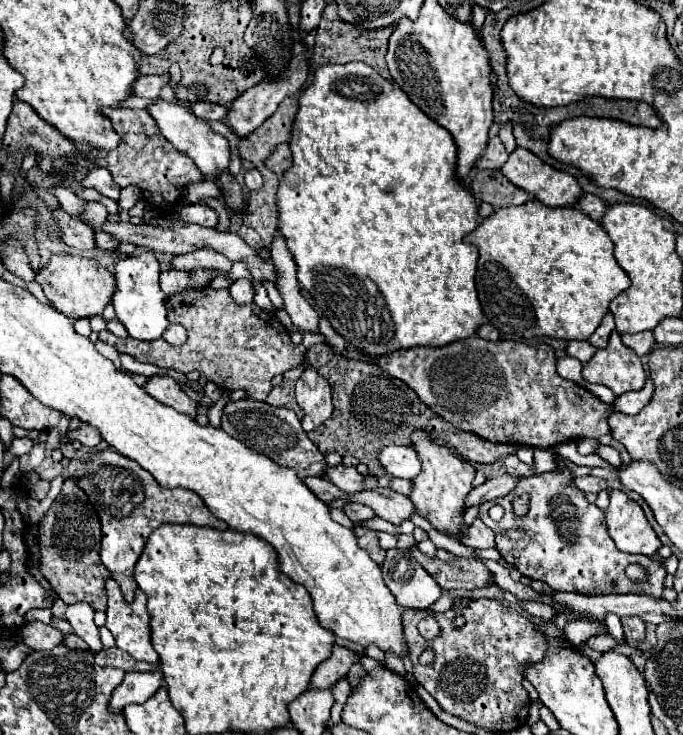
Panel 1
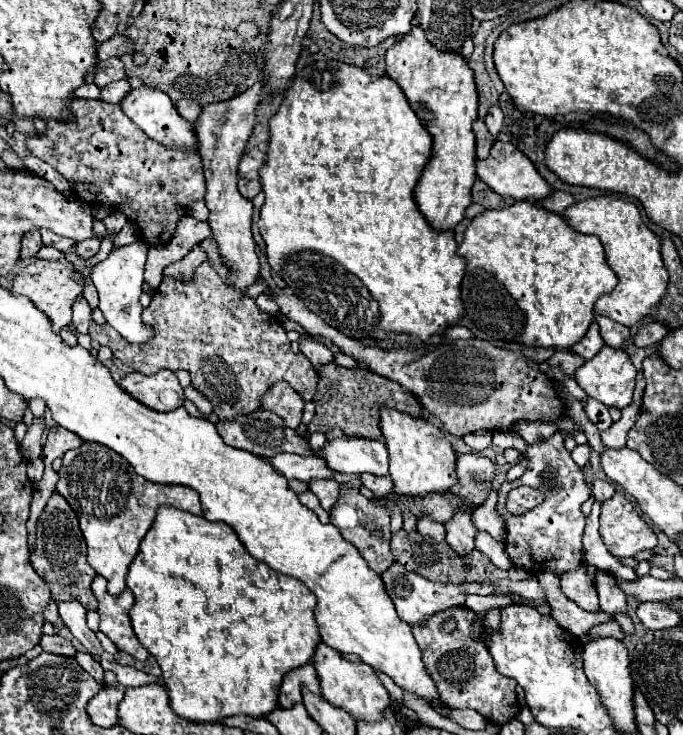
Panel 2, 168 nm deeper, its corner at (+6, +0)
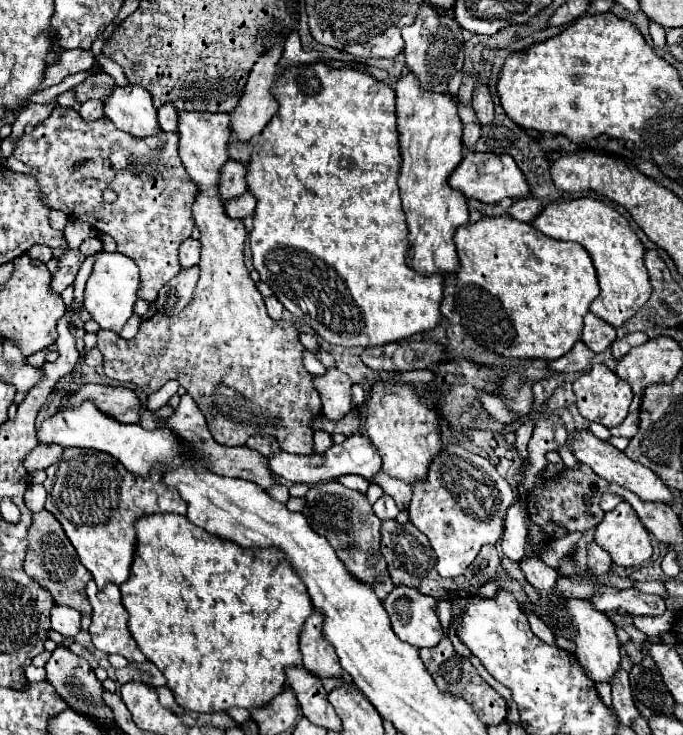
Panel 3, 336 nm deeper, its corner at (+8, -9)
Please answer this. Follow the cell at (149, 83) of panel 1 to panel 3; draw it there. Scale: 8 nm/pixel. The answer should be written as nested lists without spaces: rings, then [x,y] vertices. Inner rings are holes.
[[[93,99],[93,101],[85,101],[79,109],[79,115],[85,119],[85,121],[95,121],[95,119],[101,119],[103,117],[103,103]]]

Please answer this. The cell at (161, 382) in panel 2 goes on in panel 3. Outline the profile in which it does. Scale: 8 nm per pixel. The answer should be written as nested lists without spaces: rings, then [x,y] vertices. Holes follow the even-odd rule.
[[[81,385],[67,397],[61,409],[75,409],[75,405],[81,405],[83,401],[93,401],[97,409],[103,409],[103,413],[109,413],[109,417],[115,417],[115,421],[119,423],[139,421],[141,403],[133,389],[107,387],[107,385]]]

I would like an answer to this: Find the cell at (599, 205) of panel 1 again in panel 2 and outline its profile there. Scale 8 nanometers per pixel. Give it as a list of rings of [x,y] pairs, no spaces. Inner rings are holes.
[[[553,192],[545,200],[541,200],[539,204],[543,204],[543,208],[547,208],[547,210],[551,210],[555,214],[563,214],[573,202],[575,202],[575,198],[571,194],[567,194],[567,192]]]

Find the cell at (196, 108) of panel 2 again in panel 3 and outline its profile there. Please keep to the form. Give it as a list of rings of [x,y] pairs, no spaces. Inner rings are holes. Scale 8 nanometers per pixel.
[[[163,105],[157,109],[157,121],[163,131],[175,131],[177,129],[177,111],[173,105]]]

